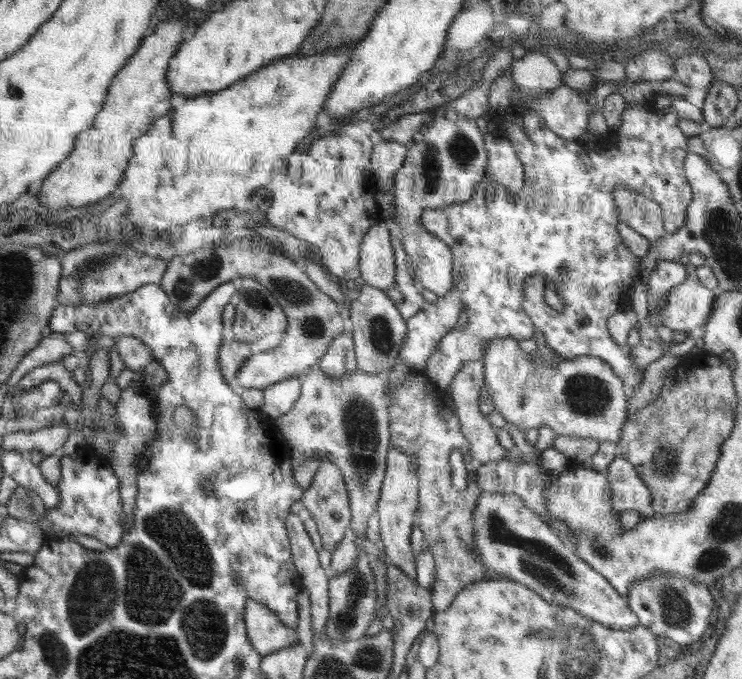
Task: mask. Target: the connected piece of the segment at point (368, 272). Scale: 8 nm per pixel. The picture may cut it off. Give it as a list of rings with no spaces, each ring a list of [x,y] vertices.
[[[384,220],[373,224],[367,231],[359,252],[360,281],[385,291],[395,284],[395,254],[391,244],[389,233],[390,226]]]

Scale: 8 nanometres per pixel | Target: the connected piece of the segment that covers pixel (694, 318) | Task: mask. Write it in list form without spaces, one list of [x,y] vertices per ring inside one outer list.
[[[688,275],[682,284],[676,285],[669,290],[665,303],[655,313],[648,314],[647,322],[654,327],[661,324],[674,332],[691,331],[699,333],[699,327],[704,322],[704,316],[708,314],[714,301],[715,292],[706,288],[697,278]]]

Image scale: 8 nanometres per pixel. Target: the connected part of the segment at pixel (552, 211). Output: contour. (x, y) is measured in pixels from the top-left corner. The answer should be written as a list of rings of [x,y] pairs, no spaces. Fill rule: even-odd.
[[[651,102],[643,103],[632,103],[627,104],[623,108],[620,124],[614,129],[607,133],[608,142],[604,143],[604,150],[588,151],[584,150],[583,146],[578,144],[576,140],[569,141],[565,138],[559,137],[555,132],[552,132],[543,121],[540,113],[536,113],[534,109],[523,108],[523,124],[517,125],[507,121],[506,112],[504,114],[491,115],[491,121],[495,122],[493,132],[496,130],[502,131],[505,138],[508,139],[512,148],[516,151],[518,160],[522,163],[524,173],[524,184],[522,190],[520,190],[515,197],[513,194],[501,184],[494,181],[480,181],[474,189],[474,194],[470,197],[469,201],[440,207],[437,209],[424,209],[421,214],[421,225],[430,233],[432,233],[435,239],[446,242],[451,250],[453,256],[453,288],[446,294],[439,296],[436,302],[427,304],[427,306],[418,311],[412,318],[406,321],[407,333],[405,334],[404,340],[402,341],[399,358],[402,361],[412,367],[422,367],[423,375],[426,376],[431,382],[438,385],[440,388],[447,390],[454,375],[462,368],[462,365],[468,361],[475,361],[484,358],[484,353],[487,350],[487,346],[497,338],[512,337],[517,341],[530,339],[534,337],[535,328],[543,334],[545,338],[545,345],[550,347],[554,352],[557,352],[562,359],[573,359],[574,357],[598,357],[609,363],[610,368],[613,372],[618,375],[624,381],[624,384],[630,384],[632,388],[636,388],[643,379],[642,369],[635,369],[633,367],[633,360],[631,359],[631,349],[629,345],[624,346],[619,343],[617,339],[612,337],[610,328],[607,326],[608,319],[616,311],[620,311],[629,302],[629,297],[632,294],[633,285],[639,278],[639,266],[641,258],[632,254],[620,237],[620,233],[617,229],[619,223],[619,215],[617,204],[614,204],[612,200],[612,190],[618,186],[633,190],[646,198],[655,200],[663,212],[663,227],[665,232],[672,234],[677,231],[678,228],[684,226],[685,216],[687,213],[687,206],[690,204],[692,193],[691,186],[687,181],[683,162],[685,161],[686,155],[689,153],[687,147],[687,137],[682,133],[680,127],[678,127],[678,119],[676,112],[660,112],[652,110]],[[548,283],[556,284],[558,293],[561,294],[561,298],[565,302],[565,310],[558,312],[552,309],[544,302],[544,290]],[[464,312],[468,317],[468,322],[465,326],[459,326],[455,328],[455,324],[459,319],[460,313]]]

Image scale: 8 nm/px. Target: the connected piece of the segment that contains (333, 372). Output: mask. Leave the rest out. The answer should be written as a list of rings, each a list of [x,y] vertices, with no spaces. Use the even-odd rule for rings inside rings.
[[[344,331],[334,337],[320,359],[318,368],[332,378],[340,378],[357,369],[355,346],[348,332]]]

